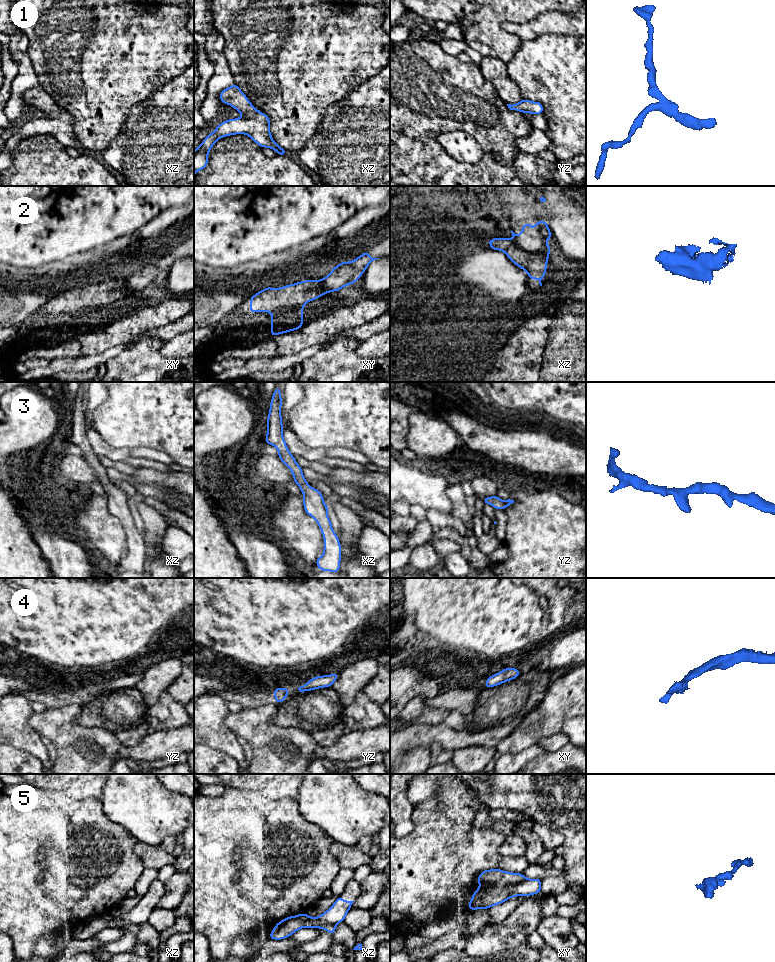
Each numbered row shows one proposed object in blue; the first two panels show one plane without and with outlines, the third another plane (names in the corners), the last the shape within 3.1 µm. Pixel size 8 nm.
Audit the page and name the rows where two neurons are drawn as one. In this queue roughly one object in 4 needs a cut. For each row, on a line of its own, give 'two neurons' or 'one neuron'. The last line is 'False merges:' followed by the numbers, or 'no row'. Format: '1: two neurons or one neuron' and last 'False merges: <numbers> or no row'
1: one neuron
2: two neurons
3: one neuron
4: one neuron
5: one neuron
False merges: 2

